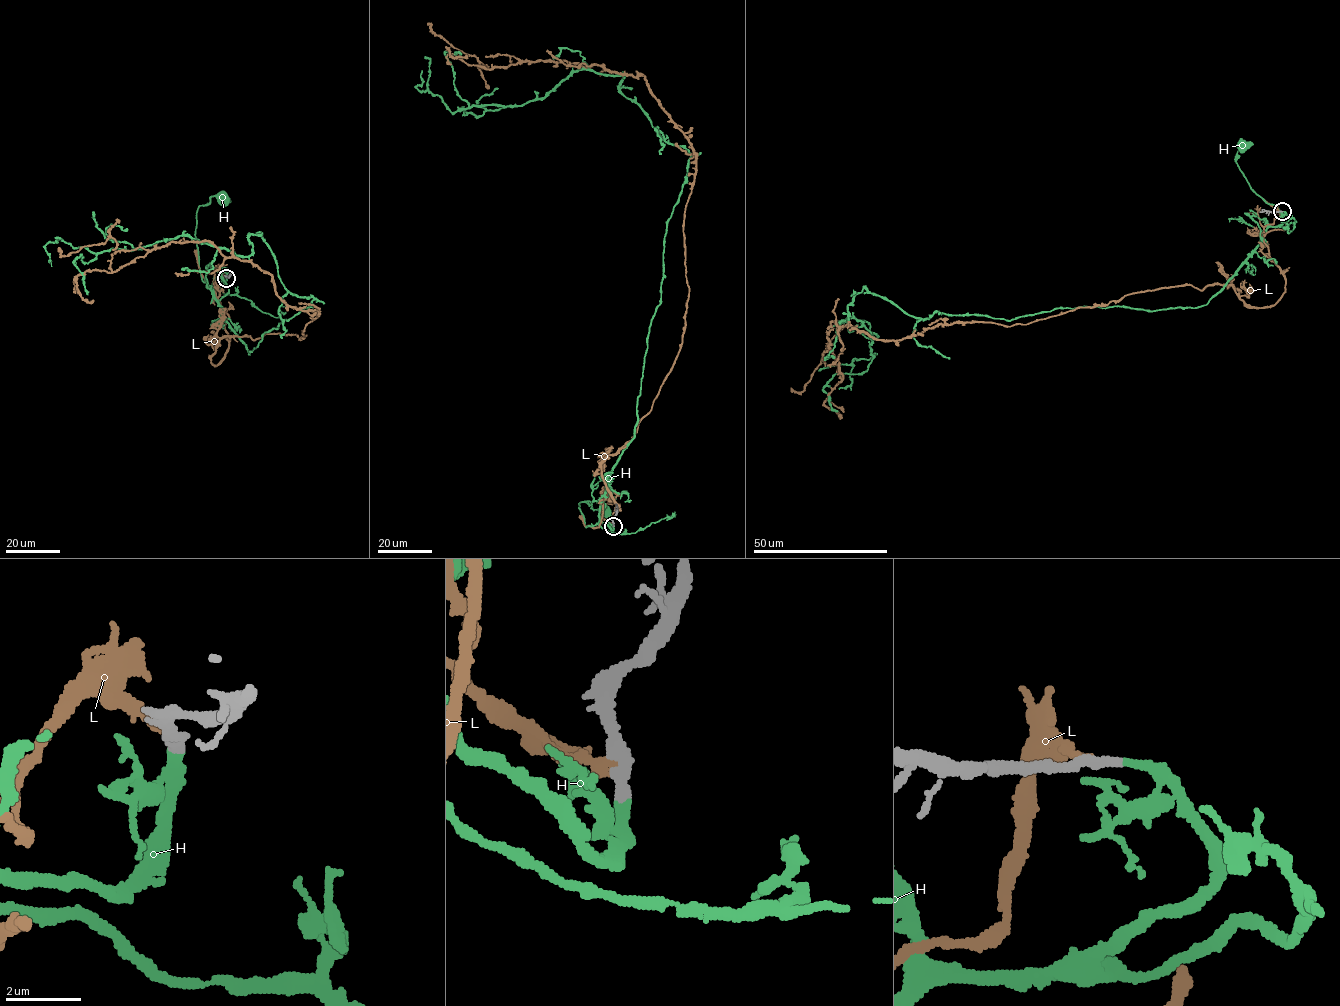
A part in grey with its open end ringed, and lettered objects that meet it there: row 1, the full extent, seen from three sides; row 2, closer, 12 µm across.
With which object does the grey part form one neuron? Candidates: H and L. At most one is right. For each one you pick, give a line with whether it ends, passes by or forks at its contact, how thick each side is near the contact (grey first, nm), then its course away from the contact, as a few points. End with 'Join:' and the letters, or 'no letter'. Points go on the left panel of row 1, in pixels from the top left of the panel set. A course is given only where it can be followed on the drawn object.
H: it ends | 280/280 nm | via (226, 278), (221, 288), (202, 280), (195, 236), (199, 206), (210, 203), (212, 196), (223, 201)
Join: H

